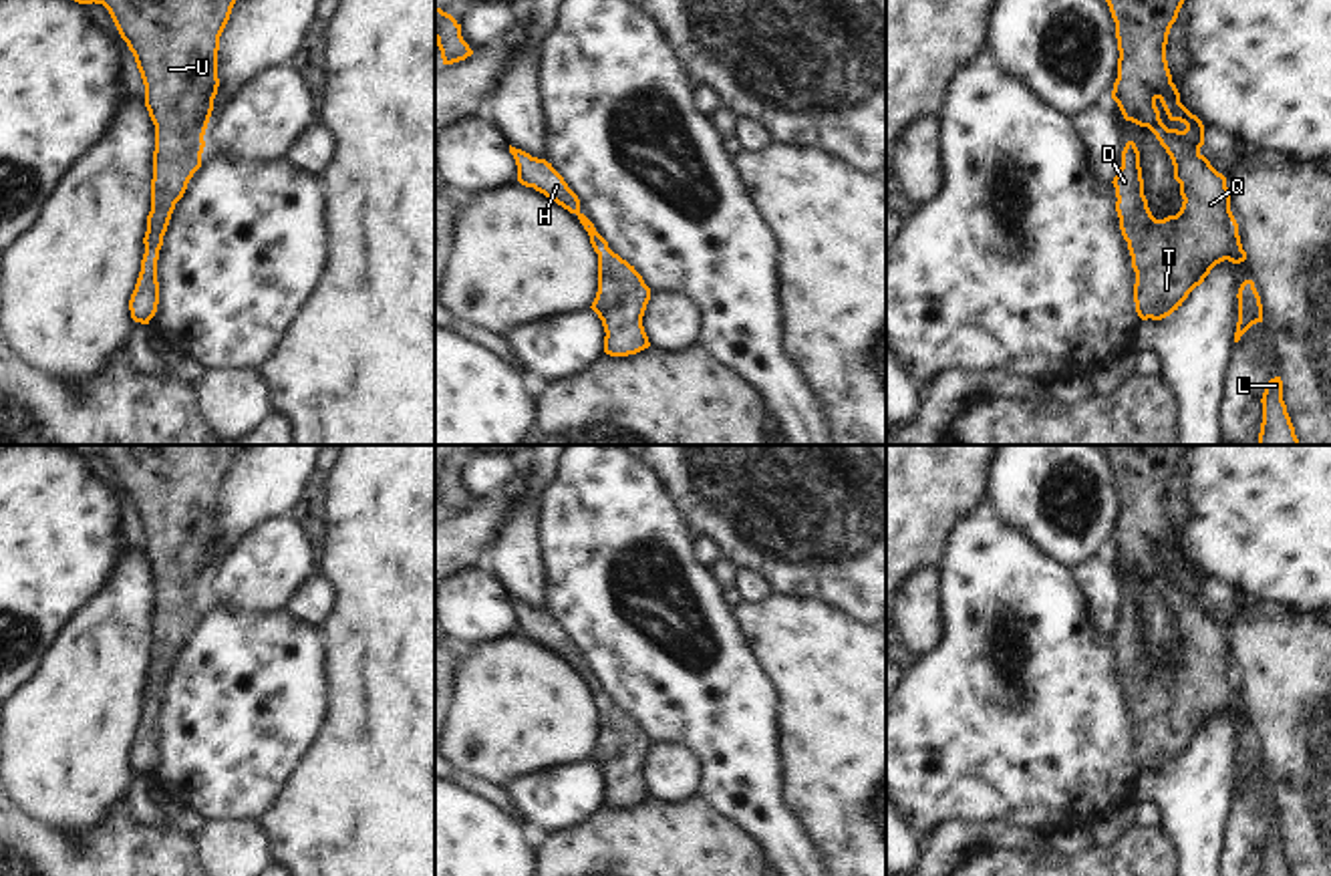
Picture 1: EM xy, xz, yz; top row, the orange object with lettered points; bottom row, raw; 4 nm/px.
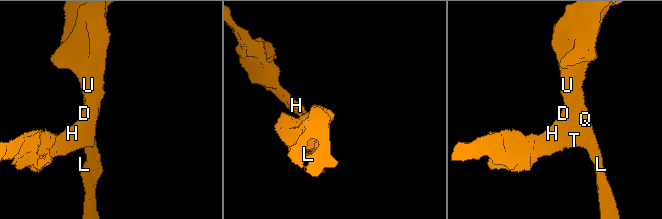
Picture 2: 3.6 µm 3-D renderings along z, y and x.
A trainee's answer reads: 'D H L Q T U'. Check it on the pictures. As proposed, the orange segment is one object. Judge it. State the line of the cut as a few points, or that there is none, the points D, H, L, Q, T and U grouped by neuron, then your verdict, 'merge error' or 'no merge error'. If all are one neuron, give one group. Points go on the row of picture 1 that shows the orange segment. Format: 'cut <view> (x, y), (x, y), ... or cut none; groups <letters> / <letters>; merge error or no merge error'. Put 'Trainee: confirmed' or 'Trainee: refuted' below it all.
cut none; groups D H L Q T U; no merge error
Trainee: confirmed

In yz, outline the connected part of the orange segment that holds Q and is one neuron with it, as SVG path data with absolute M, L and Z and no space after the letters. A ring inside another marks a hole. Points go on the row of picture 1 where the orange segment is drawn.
M1105 0L1116 22L1118 38L1118 79L1112 99L1118 103L1126 121L1148 127L1174 165L1174 179L1180 183L1182 207L1176 215L1156 220L1144 195L1140 151L1128 141L1122 151L1122 167L1114 177L1116 211L1120 230L1128 242L1132 268L1136 272L1134 302L1142 320L1162 320L1182 306L1188 294L1204 282L1210 270L1228 260L1240 264L1246 260L1238 224L1230 211L1230 191L1226 177L1218 173L1200 153L1204 145L1204 125L1182 103L1166 60L1166 44L1172 24L1184 0ZM1156 103L1162 103L1170 121L1186 125L1184 131L1168 129Z

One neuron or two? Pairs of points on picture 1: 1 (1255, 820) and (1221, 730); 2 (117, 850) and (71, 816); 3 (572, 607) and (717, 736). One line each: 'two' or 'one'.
1: two
2: two
3: one

